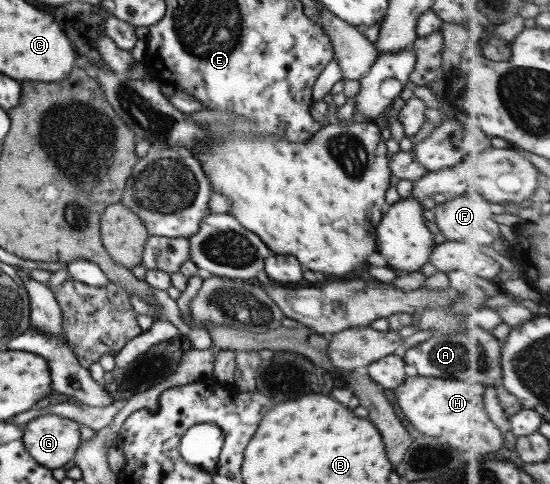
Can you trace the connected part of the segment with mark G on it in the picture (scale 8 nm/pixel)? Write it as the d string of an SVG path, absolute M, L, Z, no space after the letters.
M55 414L34 417L22 429L21 443L28 455L45 468L67 468L80 444L78 423Z

